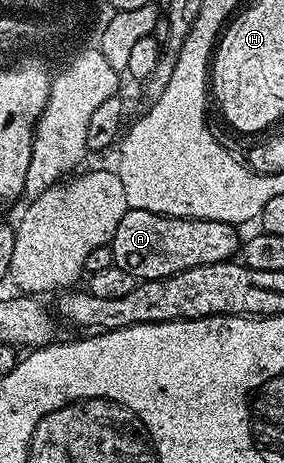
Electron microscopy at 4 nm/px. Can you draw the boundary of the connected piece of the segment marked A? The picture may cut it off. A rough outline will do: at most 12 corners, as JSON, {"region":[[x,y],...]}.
{"region":[[130,210],[111,240],[137,280],[227,262],[230,222]]}

